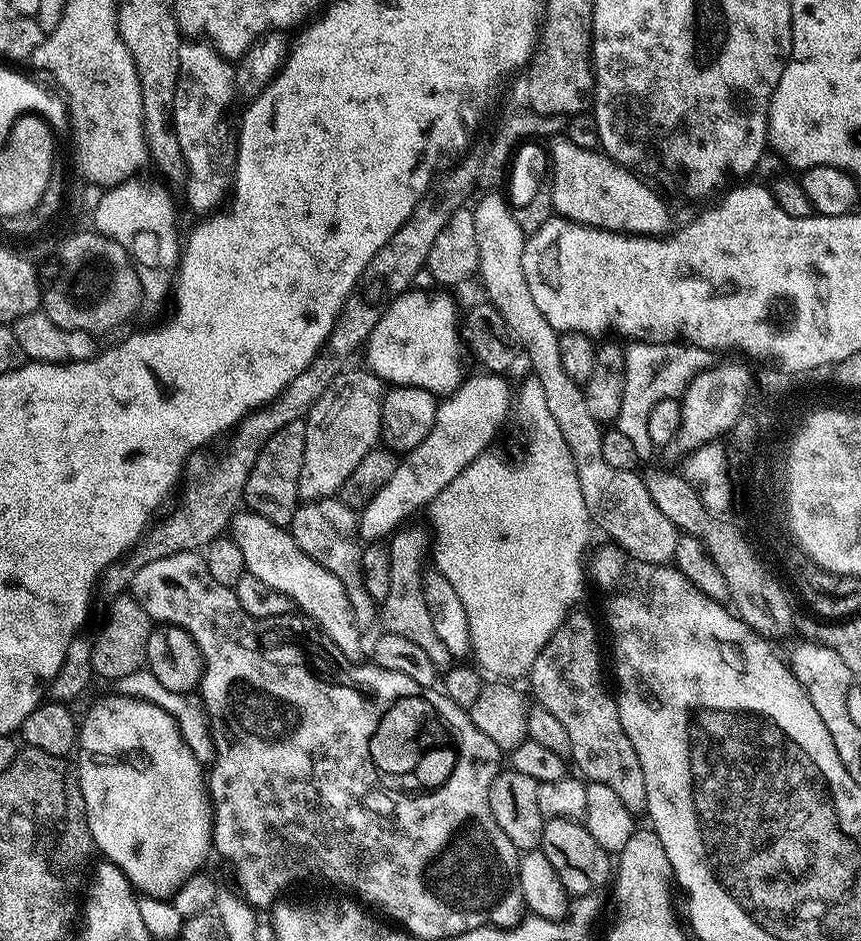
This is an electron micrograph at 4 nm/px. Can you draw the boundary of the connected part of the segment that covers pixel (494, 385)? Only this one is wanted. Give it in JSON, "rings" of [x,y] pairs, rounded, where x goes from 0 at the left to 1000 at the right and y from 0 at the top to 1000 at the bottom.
{"rings":[[[556,399],[548,400],[545,404],[542,401],[528,417],[519,418],[508,428],[504,453],[499,457],[499,461],[495,461],[495,465],[490,465],[490,470],[485,470],[485,474],[481,474],[481,478],[470,480],[465,485],[465,494],[462,499],[458,499],[453,512],[448,512],[448,516],[444,516],[444,521],[439,521],[439,525],[434,525],[434,529],[430,529],[426,538],[417,541],[416,569],[419,575],[449,575],[461,561],[479,550],[473,550],[473,548],[481,547],[487,540],[496,541],[502,531],[509,529],[509,525],[513,525],[513,521],[518,521],[518,516],[523,516],[523,512],[527,512],[527,508],[532,508],[532,504],[537,504],[537,499],[541,499],[541,495],[546,495],[546,491],[551,491],[551,487],[555,487],[560,481],[568,479],[570,472],[567,471],[575,465],[576,458],[584,453],[590,437],[596,437],[597,412],[595,414],[593,410],[585,405],[589,403],[584,399]]]}

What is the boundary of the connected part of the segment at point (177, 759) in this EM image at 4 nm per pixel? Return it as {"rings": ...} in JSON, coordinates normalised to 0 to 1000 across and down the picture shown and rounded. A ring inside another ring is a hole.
{"rings":[[[130,738],[127,744],[121,744],[117,748],[111,749],[103,757],[99,765],[96,762],[95,768],[91,774],[91,800],[92,799],[93,816],[91,812],[91,828],[93,838],[95,840],[95,848],[100,852],[100,869],[105,878],[105,886],[107,887],[107,896],[110,904],[115,906],[115,909],[117,905],[117,908],[121,909],[117,911],[120,911],[124,917],[137,920],[137,925],[142,925],[142,929],[146,929],[146,933],[151,936],[154,945],[157,945],[159,949],[168,952],[179,952],[185,956],[194,956],[203,952],[207,945],[209,945],[226,927],[231,927],[238,921],[237,917],[242,914],[242,905],[244,910],[249,898],[246,895],[246,860],[239,836],[239,820],[232,808],[225,806],[225,801],[221,801],[221,795],[216,793],[216,789],[211,784],[200,761],[168,744],[154,744],[152,741]]]}

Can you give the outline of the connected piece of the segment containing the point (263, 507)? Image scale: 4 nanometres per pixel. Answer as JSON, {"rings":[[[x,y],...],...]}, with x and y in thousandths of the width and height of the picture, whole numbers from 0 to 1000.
{"rings":[[[343,446],[328,453],[328,457],[323,457],[318,465],[309,470],[309,474],[304,474],[294,498],[290,499],[281,530],[287,543],[297,544],[304,550],[318,555],[324,561],[334,561],[348,531],[346,508],[351,504],[351,487],[354,482],[355,453],[353,446]]]}

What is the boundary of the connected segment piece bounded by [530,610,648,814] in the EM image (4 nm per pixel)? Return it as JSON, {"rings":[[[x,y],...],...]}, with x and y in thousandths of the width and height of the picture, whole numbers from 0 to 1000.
{"rings":[[[672,648],[661,650],[659,657],[648,665],[648,670],[643,670],[639,682],[630,687],[620,704],[616,715],[618,735],[623,739],[621,747],[639,755],[639,759],[643,759],[643,763],[648,763],[648,767],[653,767],[653,773],[657,775],[664,798],[662,808],[667,816],[669,811],[668,819],[679,830],[708,835],[734,864],[743,865],[753,857],[750,827],[746,827],[746,810],[741,810],[741,801],[736,801],[736,793],[732,793],[732,784],[727,784],[727,776],[722,776],[722,763],[718,759],[712,732],[706,732],[706,727],[702,724],[702,701],[697,698],[696,680],[692,663],[681,651]]]}

